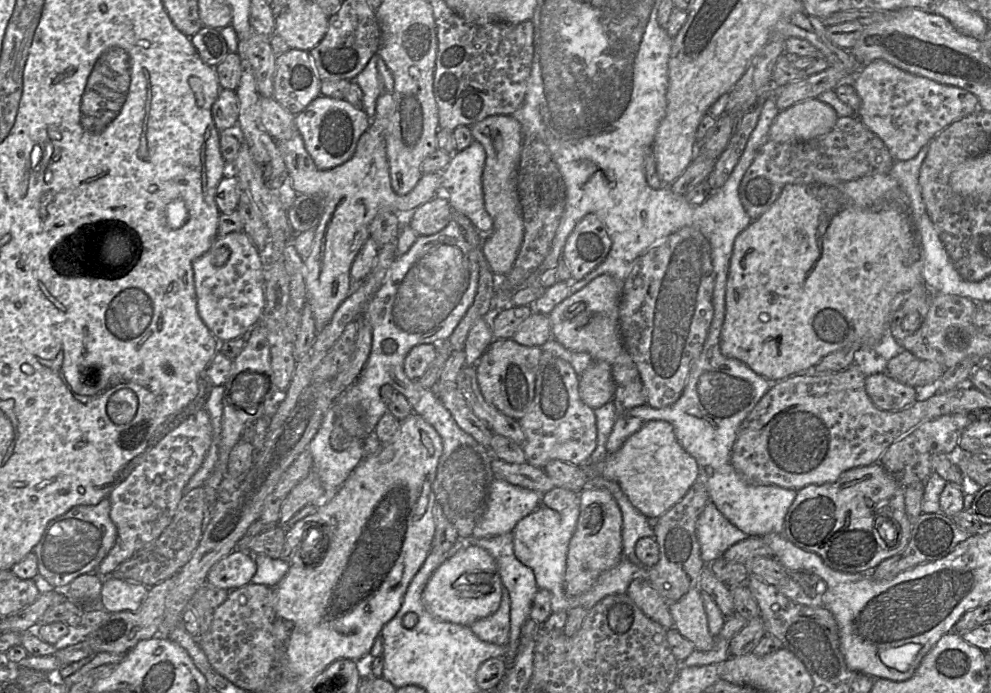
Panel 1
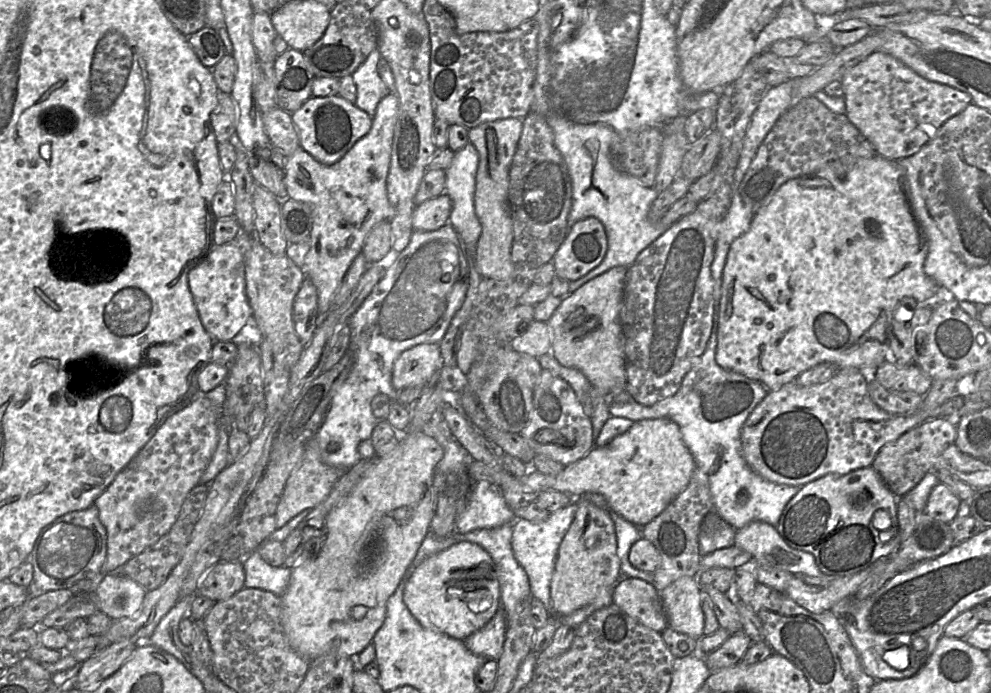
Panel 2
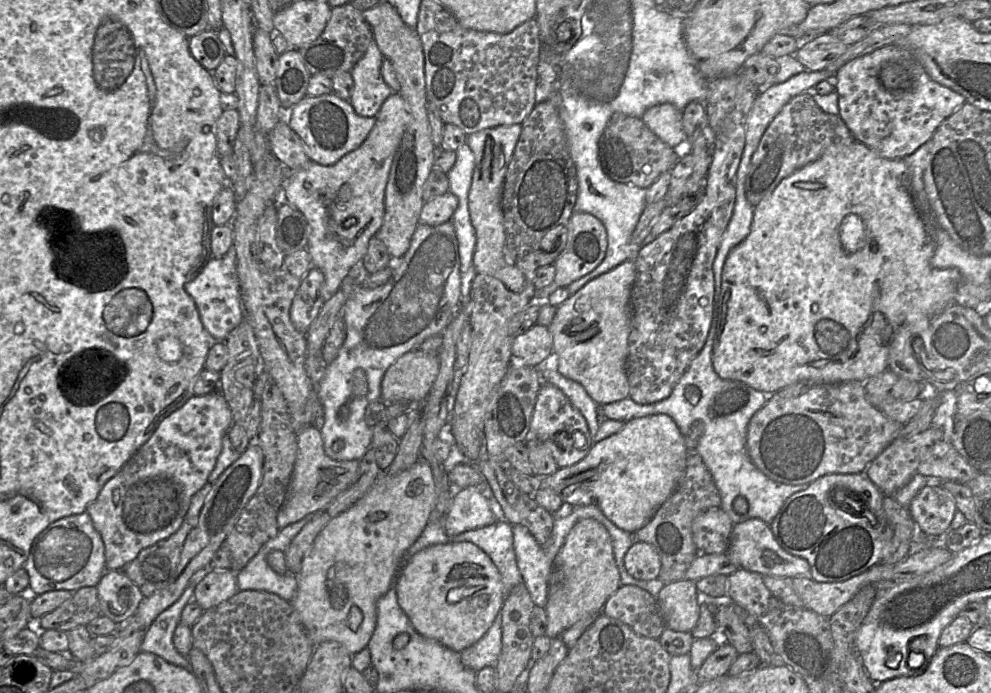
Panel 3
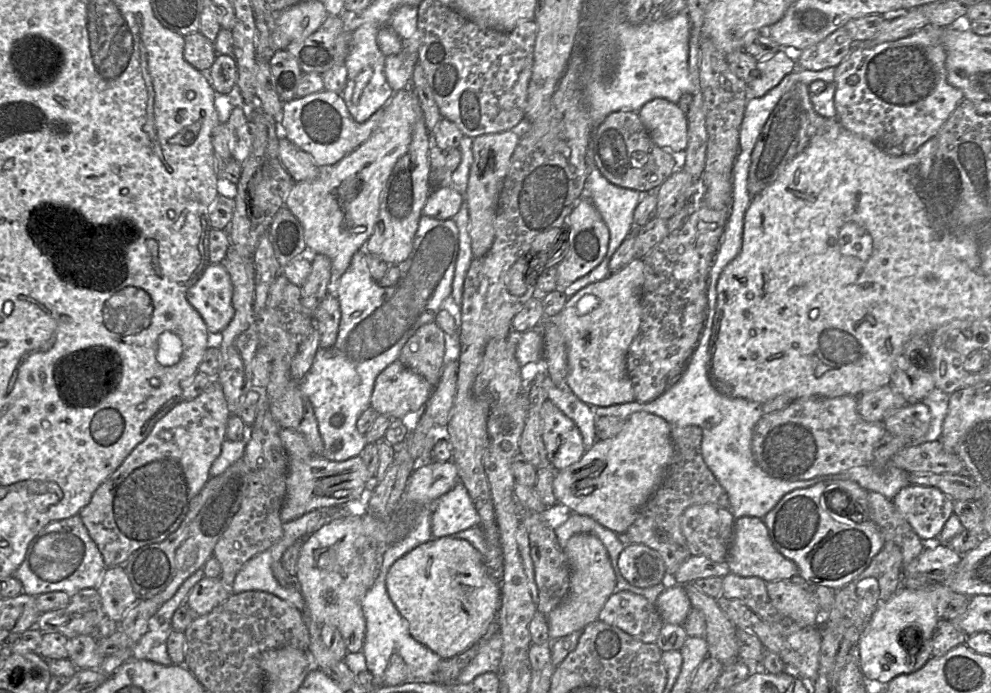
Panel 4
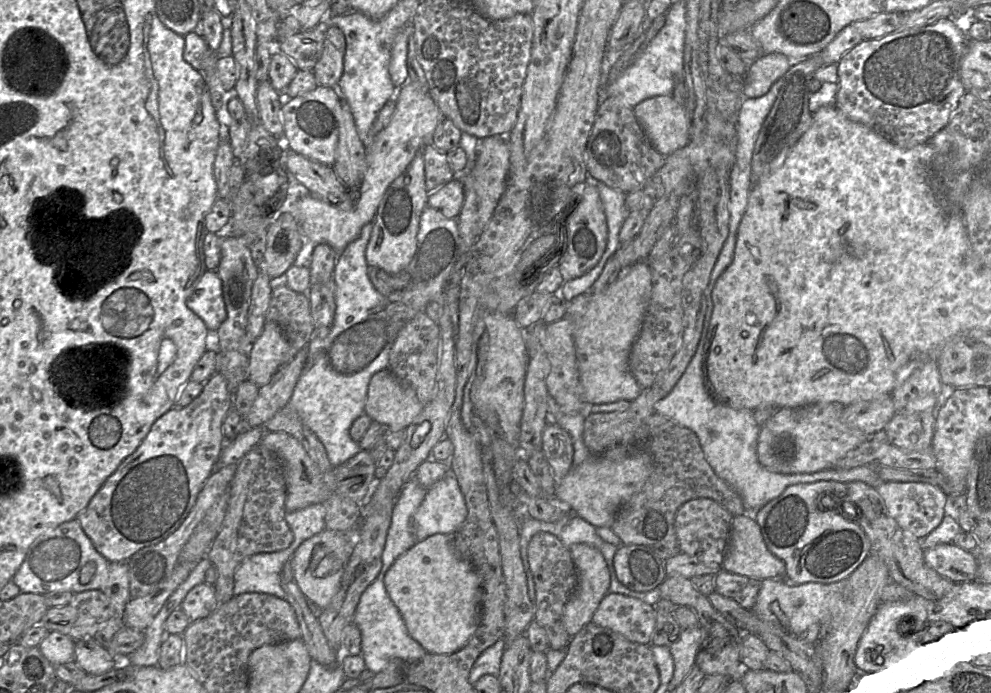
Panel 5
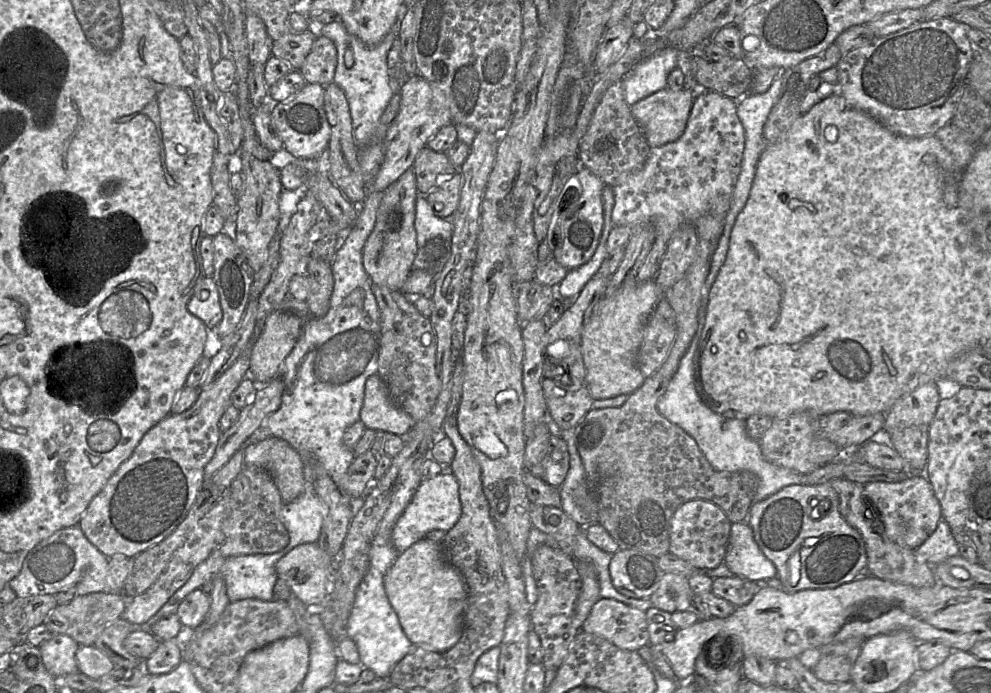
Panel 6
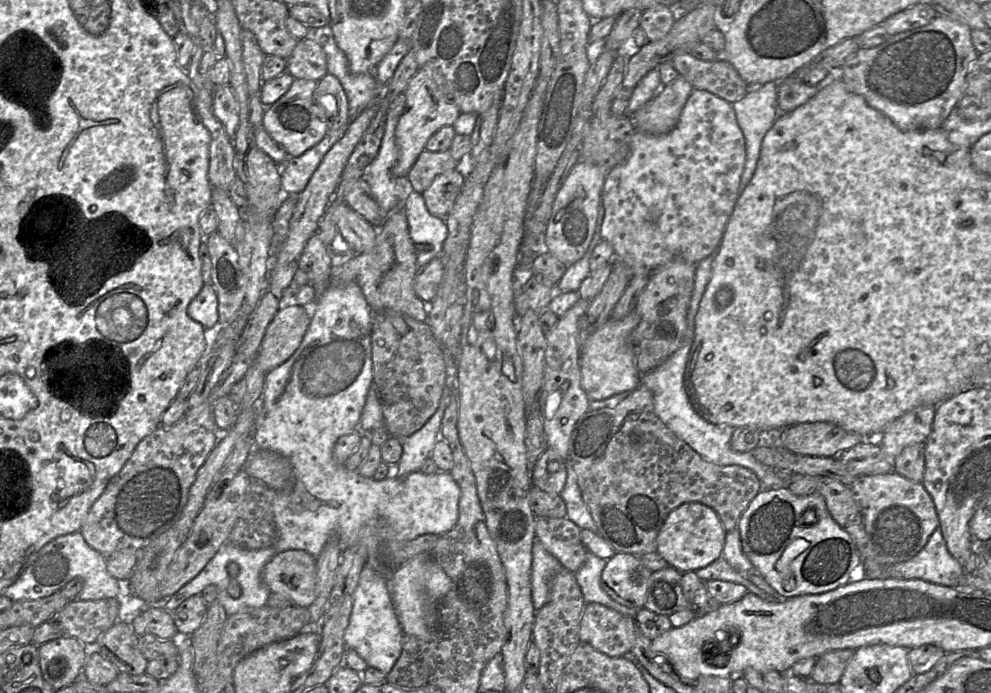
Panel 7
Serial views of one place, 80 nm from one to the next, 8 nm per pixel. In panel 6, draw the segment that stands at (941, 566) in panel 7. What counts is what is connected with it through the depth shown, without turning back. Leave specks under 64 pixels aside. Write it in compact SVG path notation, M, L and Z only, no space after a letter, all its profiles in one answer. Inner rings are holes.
M941 520L934 533L915 550L918 559L935 567L949 557L959 555L957 543L949 525Z

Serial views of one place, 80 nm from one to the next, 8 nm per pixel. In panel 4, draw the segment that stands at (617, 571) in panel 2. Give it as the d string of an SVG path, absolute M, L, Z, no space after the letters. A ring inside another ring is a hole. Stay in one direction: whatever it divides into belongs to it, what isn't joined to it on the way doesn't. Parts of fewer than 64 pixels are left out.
M578 533L569 538L563 551L570 567L570 589L563 601L547 616L550 640L584 629L595 621L609 596L616 590L616 576L607 549L590 533Z

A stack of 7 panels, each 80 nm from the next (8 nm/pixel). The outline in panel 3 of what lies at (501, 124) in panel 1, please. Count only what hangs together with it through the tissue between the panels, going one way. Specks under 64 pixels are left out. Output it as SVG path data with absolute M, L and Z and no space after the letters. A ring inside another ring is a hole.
M521 124L502 125L470 134L466 139L475 157L472 182L468 193L470 219L476 232L473 266L477 273L499 279L515 293L524 289L525 277L518 267L507 264L504 259L505 228L501 199L507 168L521 130Z

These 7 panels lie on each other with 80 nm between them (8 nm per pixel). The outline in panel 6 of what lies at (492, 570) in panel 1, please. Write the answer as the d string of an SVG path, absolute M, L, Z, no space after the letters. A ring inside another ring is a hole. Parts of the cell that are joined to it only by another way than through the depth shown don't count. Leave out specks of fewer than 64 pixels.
M422 538L398 555L384 577L388 600L411 643L431 652L445 652L461 638L468 590L460 572L444 557L441 543Z

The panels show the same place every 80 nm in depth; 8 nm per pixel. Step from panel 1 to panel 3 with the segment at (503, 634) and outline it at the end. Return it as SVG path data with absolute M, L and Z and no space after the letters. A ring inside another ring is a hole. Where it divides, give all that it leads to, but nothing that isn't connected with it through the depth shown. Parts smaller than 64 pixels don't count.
M500 611L487 632L475 644L461 651L464 666L478 672L486 666L496 668L502 648L502 620Z

